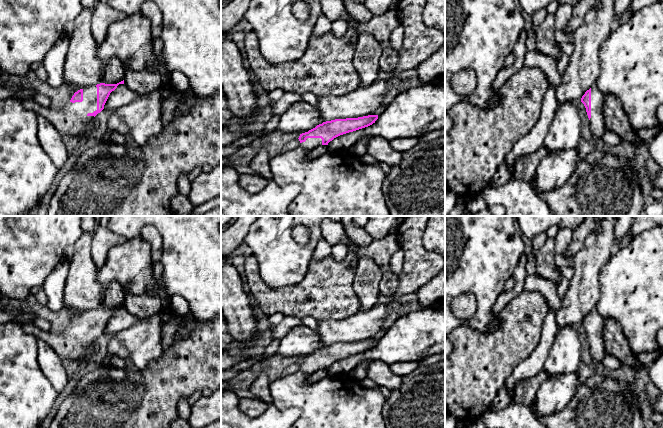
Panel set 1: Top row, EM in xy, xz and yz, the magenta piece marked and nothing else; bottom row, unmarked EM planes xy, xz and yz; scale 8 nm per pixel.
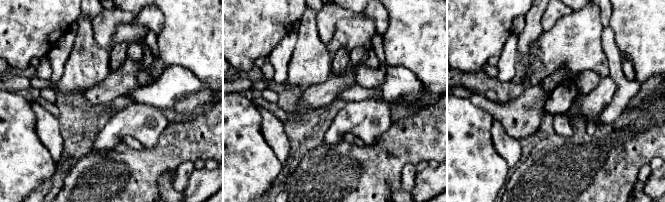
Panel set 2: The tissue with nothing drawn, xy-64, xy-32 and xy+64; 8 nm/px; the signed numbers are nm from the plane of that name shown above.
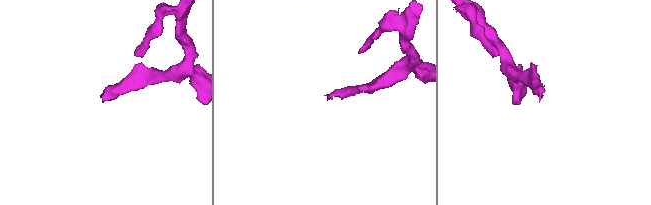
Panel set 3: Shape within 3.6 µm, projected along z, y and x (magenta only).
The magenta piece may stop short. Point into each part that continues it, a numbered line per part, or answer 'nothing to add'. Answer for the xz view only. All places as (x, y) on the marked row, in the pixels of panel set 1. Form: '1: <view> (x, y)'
1: xz (310, 143)

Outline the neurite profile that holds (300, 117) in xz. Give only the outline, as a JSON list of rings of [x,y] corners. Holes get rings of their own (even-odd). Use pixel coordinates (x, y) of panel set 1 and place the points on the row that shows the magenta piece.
[[[302,101],[289,106],[279,117],[277,130],[302,134],[322,123],[317,107]]]

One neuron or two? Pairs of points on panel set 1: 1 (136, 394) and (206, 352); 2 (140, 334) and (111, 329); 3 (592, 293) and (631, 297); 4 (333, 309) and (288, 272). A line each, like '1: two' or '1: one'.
1: one
2: two
3: two
4: two

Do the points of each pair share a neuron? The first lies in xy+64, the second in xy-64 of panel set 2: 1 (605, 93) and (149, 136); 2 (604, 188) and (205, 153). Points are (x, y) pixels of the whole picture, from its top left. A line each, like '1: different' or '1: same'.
1: same
2: same

